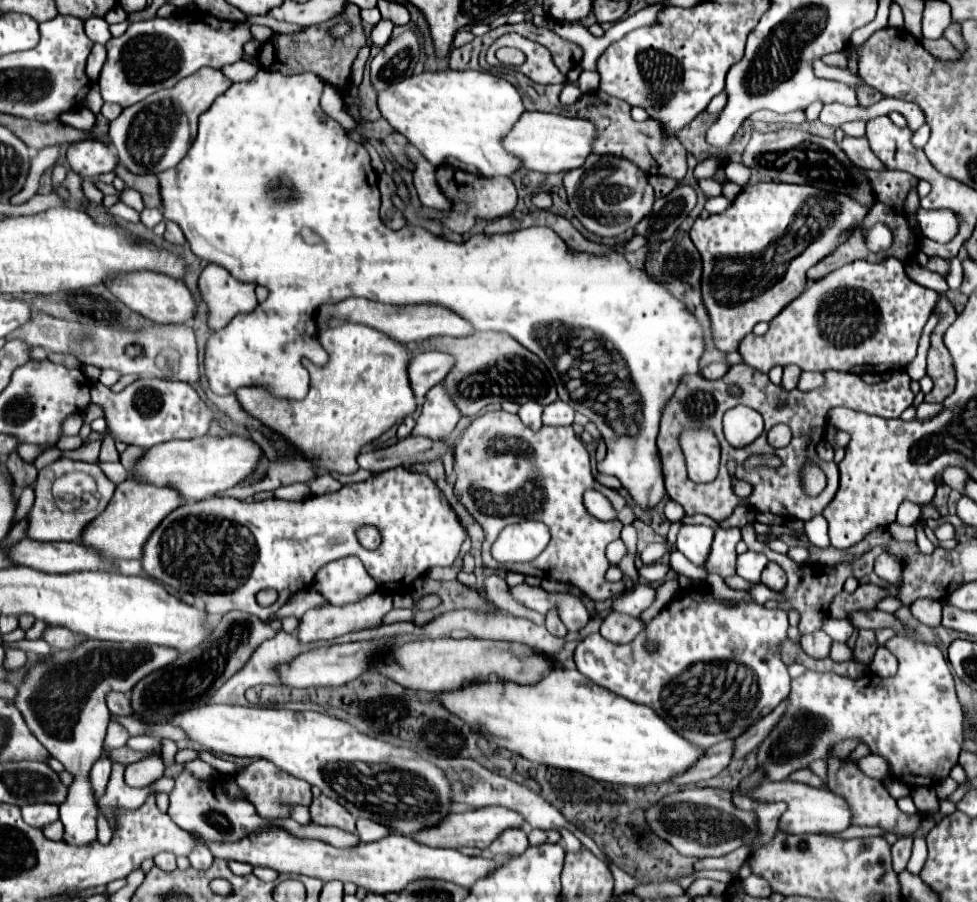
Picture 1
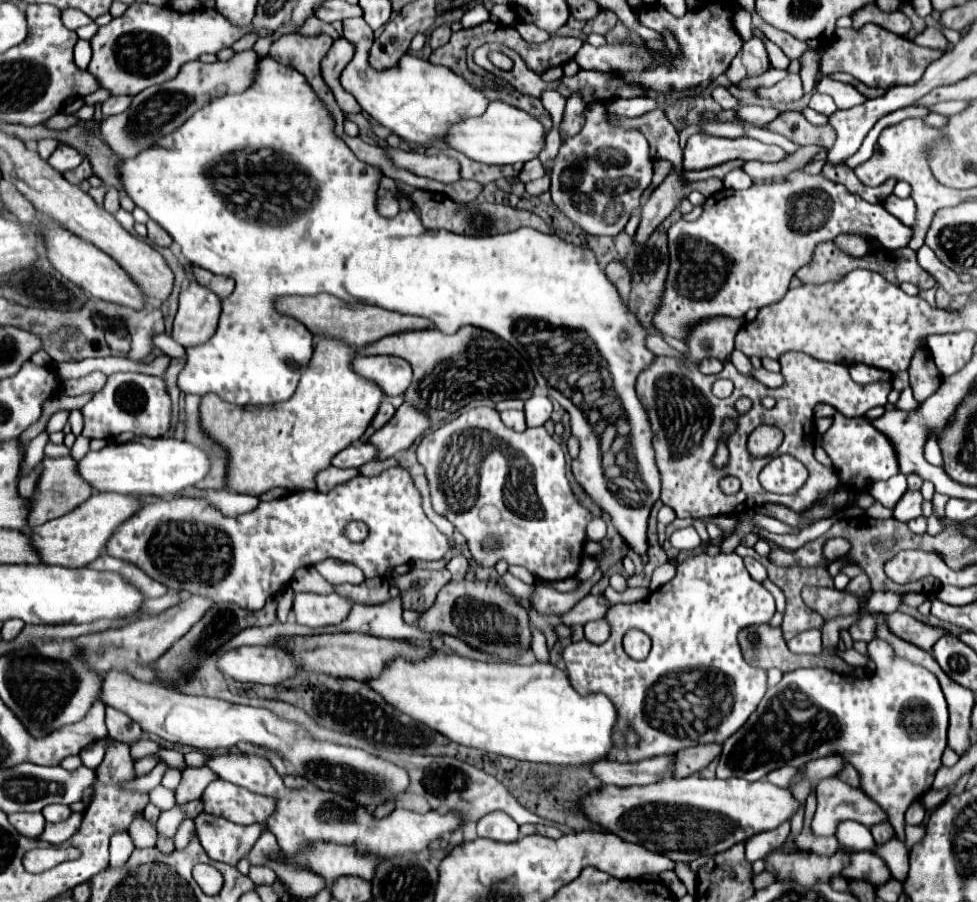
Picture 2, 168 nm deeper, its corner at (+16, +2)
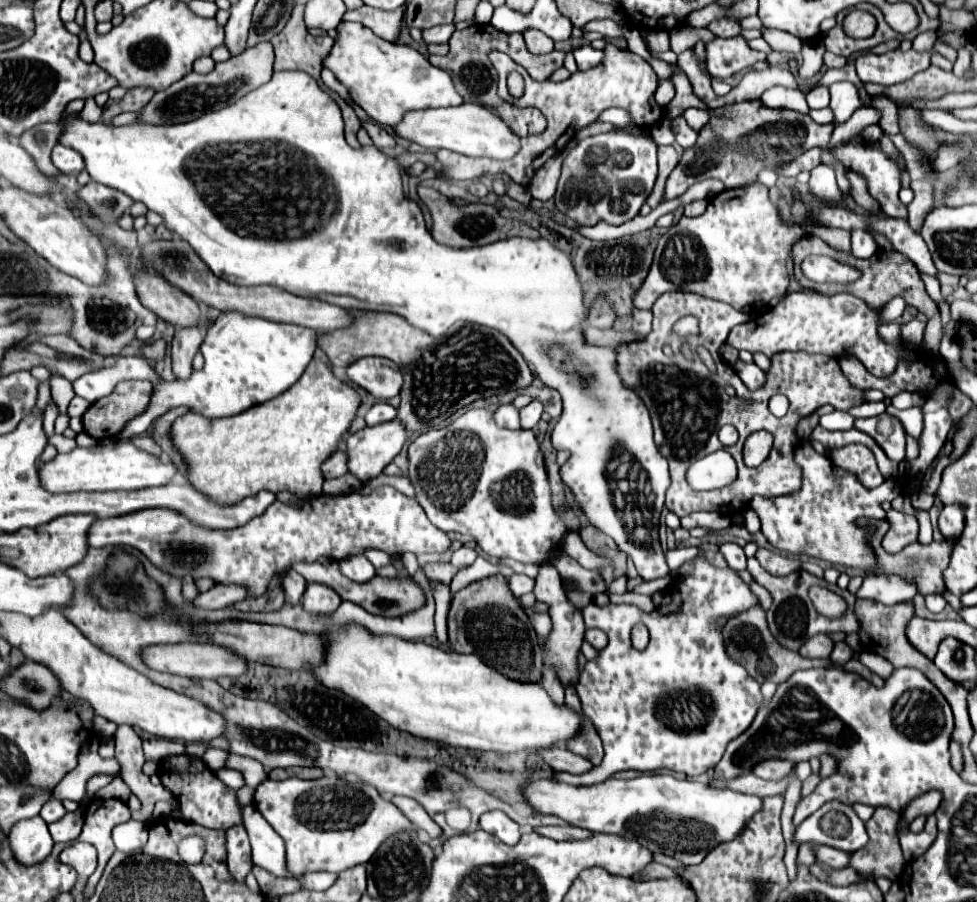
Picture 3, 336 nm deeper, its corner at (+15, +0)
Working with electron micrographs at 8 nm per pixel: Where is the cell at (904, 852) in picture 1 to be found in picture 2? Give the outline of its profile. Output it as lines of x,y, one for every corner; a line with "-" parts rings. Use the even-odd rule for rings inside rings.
878,823
878,825
870,827
870,831
872,831
872,835
874,835
876,845
884,845
888,839
894,837
894,829
892,829
890,823

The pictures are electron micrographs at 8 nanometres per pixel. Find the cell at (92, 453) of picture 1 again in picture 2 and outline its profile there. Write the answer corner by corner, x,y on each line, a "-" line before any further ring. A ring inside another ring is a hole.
114,373
80,411
84,415
82,435
86,439
108,439
126,431
144,437
162,437
170,431
172,401
162,377
144,373

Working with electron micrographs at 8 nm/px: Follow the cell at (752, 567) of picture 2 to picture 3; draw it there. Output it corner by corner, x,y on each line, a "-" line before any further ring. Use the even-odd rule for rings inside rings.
723,543
723,545
719,545
719,551
731,569
743,571
747,567
747,557
737,543

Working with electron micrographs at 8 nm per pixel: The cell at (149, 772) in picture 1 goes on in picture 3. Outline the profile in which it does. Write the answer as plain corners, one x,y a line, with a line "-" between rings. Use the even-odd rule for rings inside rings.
151,737
143,741
143,751
149,761
161,761
163,757
169,757
169,755
183,755
185,745
179,741
161,741
157,737

